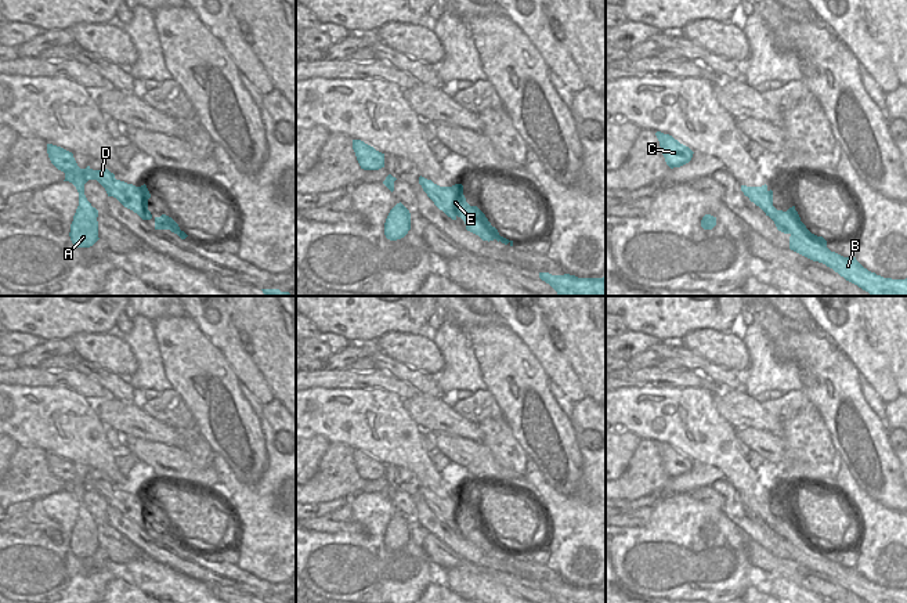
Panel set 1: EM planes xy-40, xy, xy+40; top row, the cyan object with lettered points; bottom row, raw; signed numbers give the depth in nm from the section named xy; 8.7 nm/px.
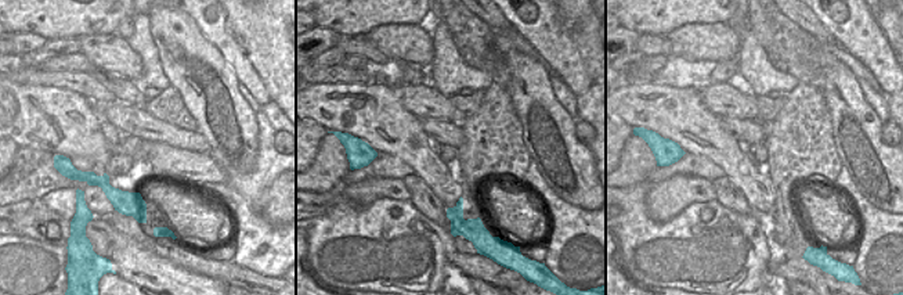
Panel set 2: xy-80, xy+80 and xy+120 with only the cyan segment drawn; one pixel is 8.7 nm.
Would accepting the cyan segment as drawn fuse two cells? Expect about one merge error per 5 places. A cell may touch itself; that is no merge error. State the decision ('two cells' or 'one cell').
one cell

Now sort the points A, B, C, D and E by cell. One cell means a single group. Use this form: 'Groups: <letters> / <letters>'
Groups: A B C D E

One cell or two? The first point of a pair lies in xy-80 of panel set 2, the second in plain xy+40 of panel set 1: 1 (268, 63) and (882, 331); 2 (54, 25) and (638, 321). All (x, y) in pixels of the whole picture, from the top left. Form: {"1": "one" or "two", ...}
{"1": "one", "2": "one"}

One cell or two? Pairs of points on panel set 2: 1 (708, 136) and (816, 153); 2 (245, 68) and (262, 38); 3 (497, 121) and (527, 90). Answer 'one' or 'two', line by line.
1: two
2: two
3: two

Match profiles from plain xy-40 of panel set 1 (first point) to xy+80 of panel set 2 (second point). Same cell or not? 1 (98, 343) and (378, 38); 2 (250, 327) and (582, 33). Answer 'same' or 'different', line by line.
1: same
2: same

